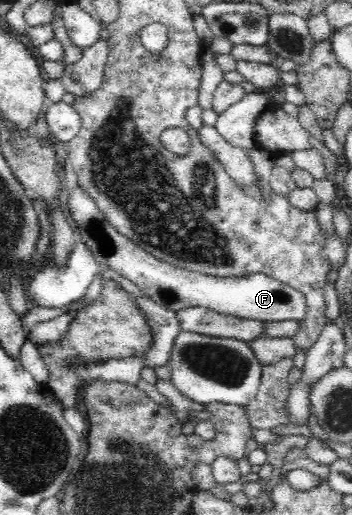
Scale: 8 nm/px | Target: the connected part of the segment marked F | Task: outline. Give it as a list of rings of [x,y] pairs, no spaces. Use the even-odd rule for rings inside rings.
[[[75,186],[69,190],[69,208],[77,222],[77,236],[99,264],[108,264],[110,268],[131,280],[137,288],[141,288],[149,299],[171,310],[181,310],[189,306],[208,308],[219,314],[238,316],[243,319],[264,320],[275,322],[281,320],[303,320],[307,312],[306,299],[302,292],[292,286],[269,278],[262,272],[249,272],[242,276],[209,276],[193,272],[175,265],[163,262],[145,251],[132,240],[123,236],[113,225],[107,222],[99,212],[95,201]]]

